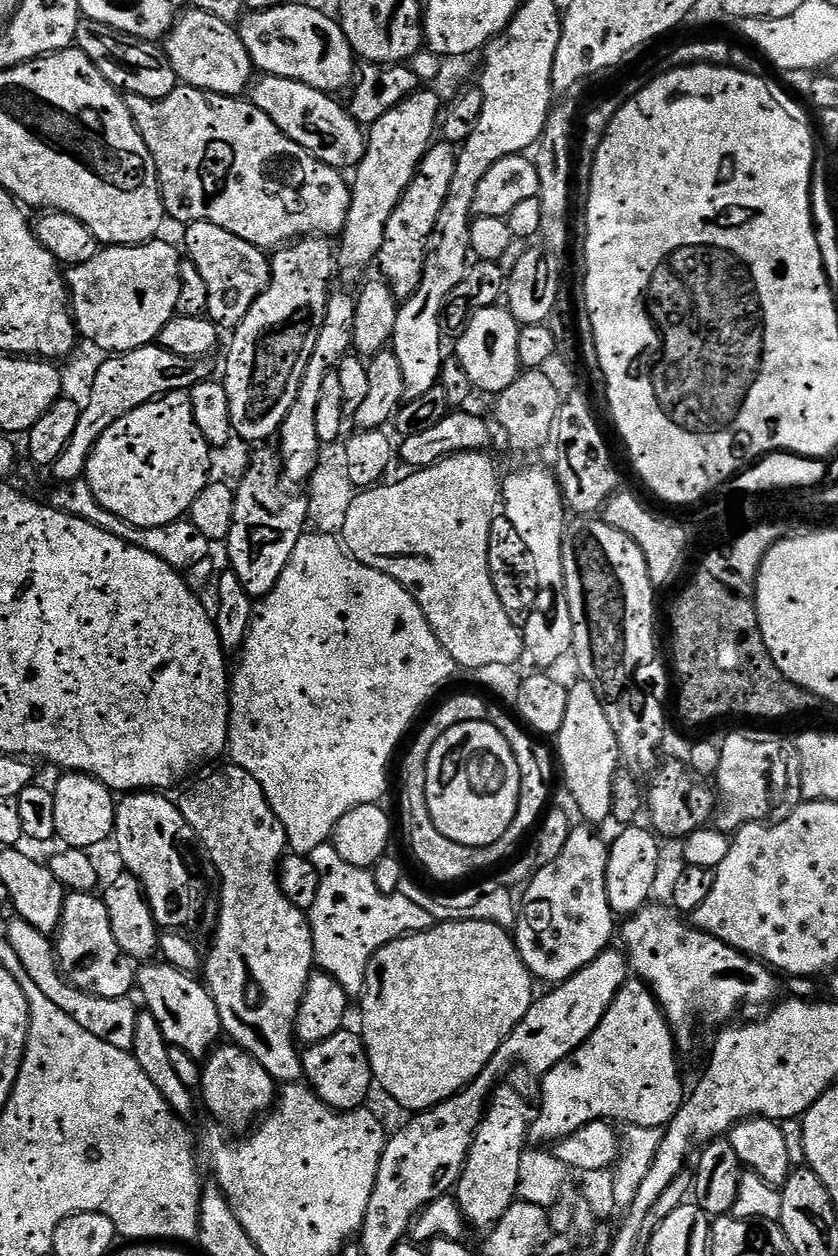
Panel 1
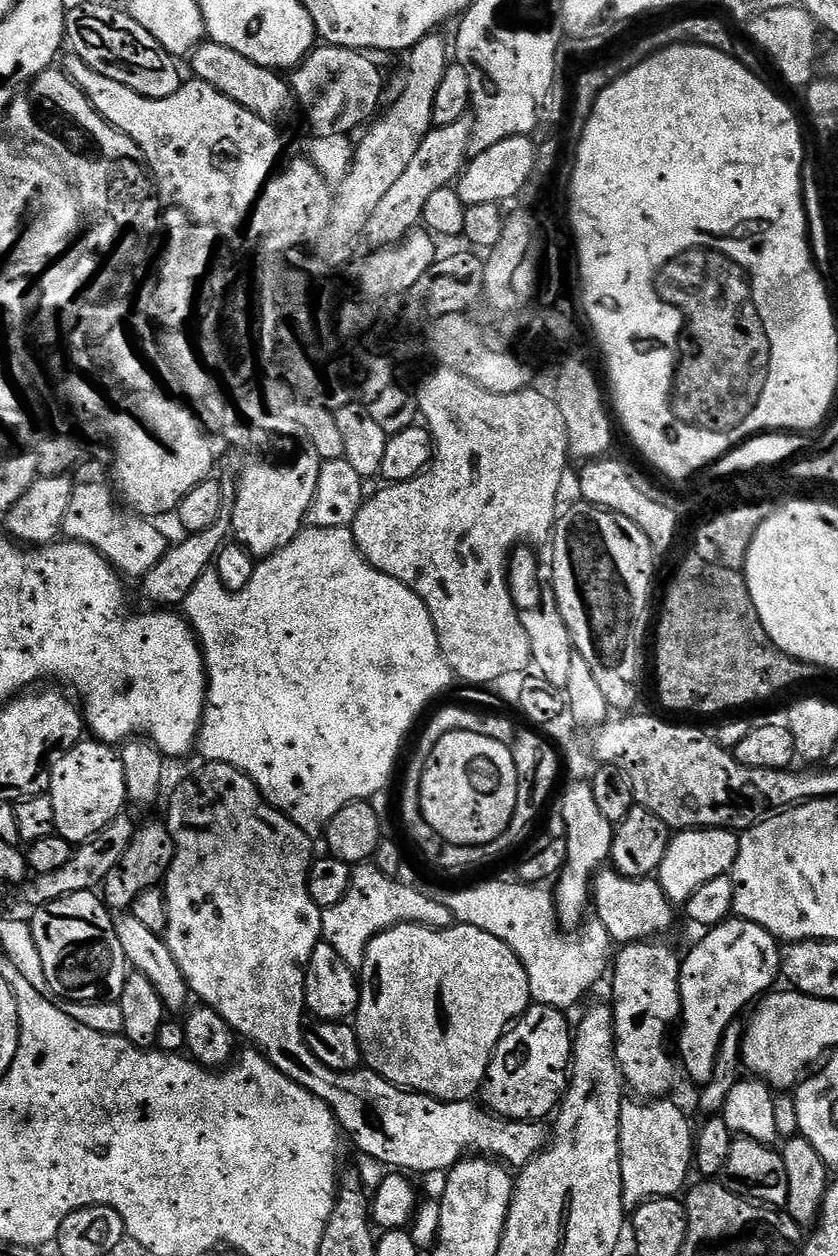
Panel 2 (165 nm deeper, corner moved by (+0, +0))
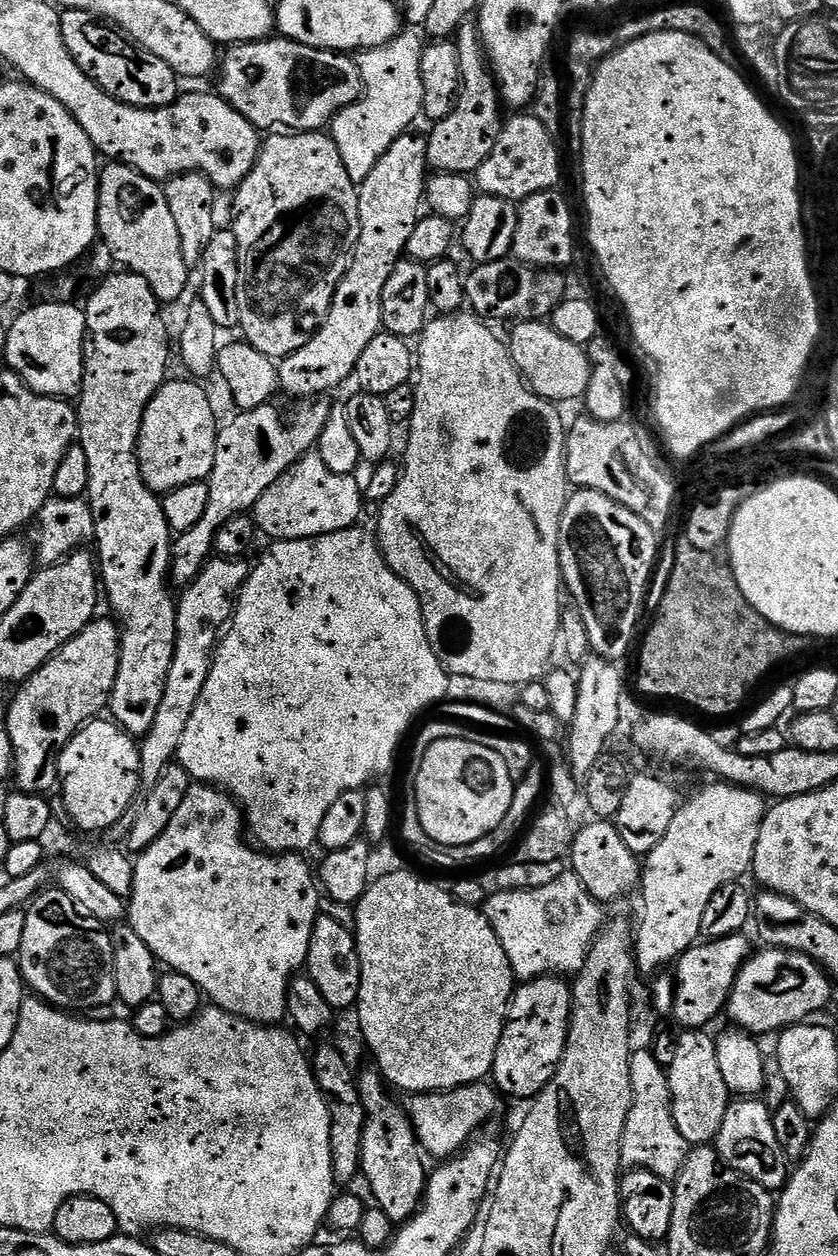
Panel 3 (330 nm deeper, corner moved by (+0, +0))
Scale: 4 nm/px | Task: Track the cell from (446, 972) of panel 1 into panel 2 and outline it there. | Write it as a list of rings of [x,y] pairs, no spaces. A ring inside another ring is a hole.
[[[458,923],[450,928],[428,928],[424,924],[399,924],[396,928],[387,928],[368,944],[364,964],[358,969],[358,979],[360,1005],[356,1008],[354,1027],[363,1063],[391,1084],[407,1088],[409,1092],[425,1092],[428,1096],[435,1096],[437,1100],[470,1100],[481,1091],[484,1076],[488,1073],[488,1061],[492,1058],[492,1051],[495,1050],[497,1042],[502,1039],[510,1025],[519,1020],[520,1015],[528,1009],[528,1005],[533,1003],[528,975],[514,950],[510,950],[506,942],[498,942],[494,934],[478,930],[478,926]]]

